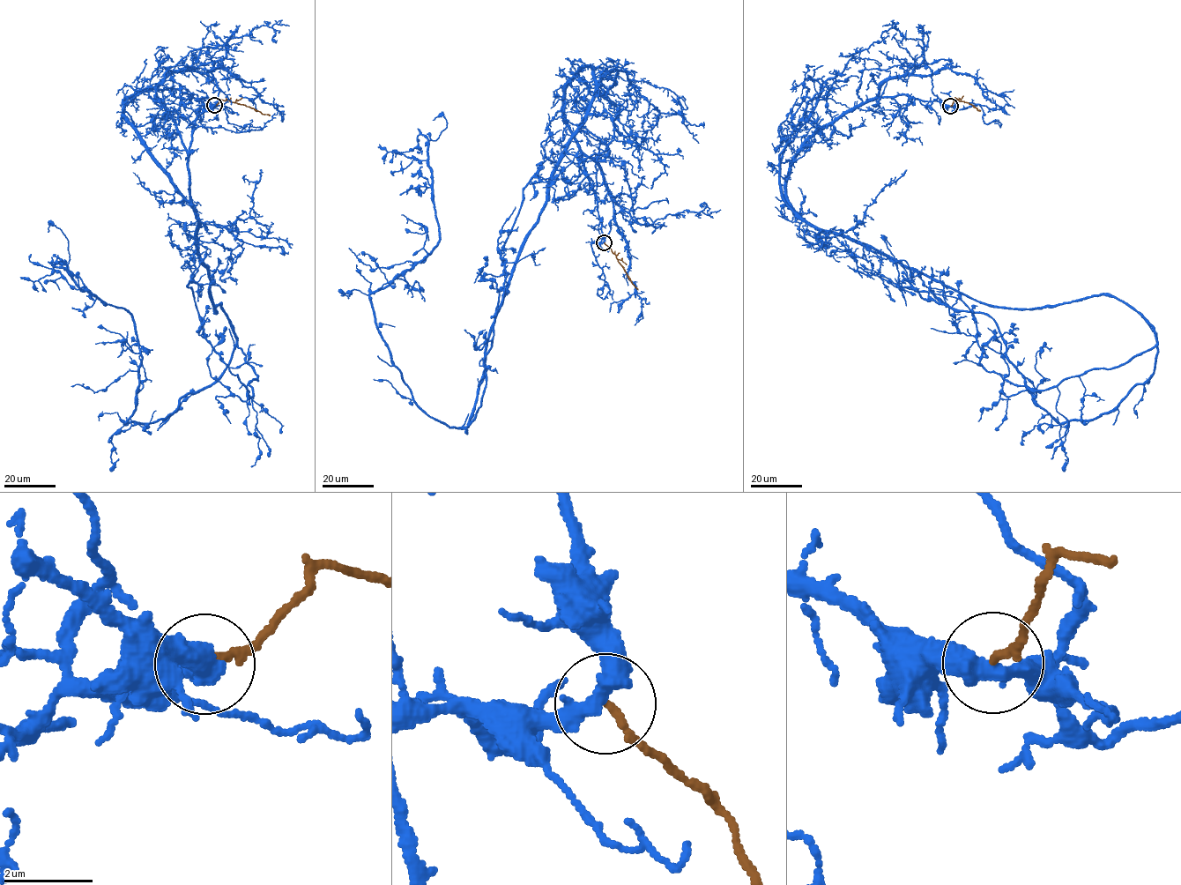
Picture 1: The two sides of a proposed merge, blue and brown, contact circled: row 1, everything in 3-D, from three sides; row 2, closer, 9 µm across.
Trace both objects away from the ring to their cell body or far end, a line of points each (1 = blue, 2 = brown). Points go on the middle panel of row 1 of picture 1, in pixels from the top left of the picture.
1: (604, 242), (562, 97), (590, 65), (449, 427), (369, 295), (437, 246), (427, 138), (384, 163)
2: (604, 242), (615, 255), (638, 290)

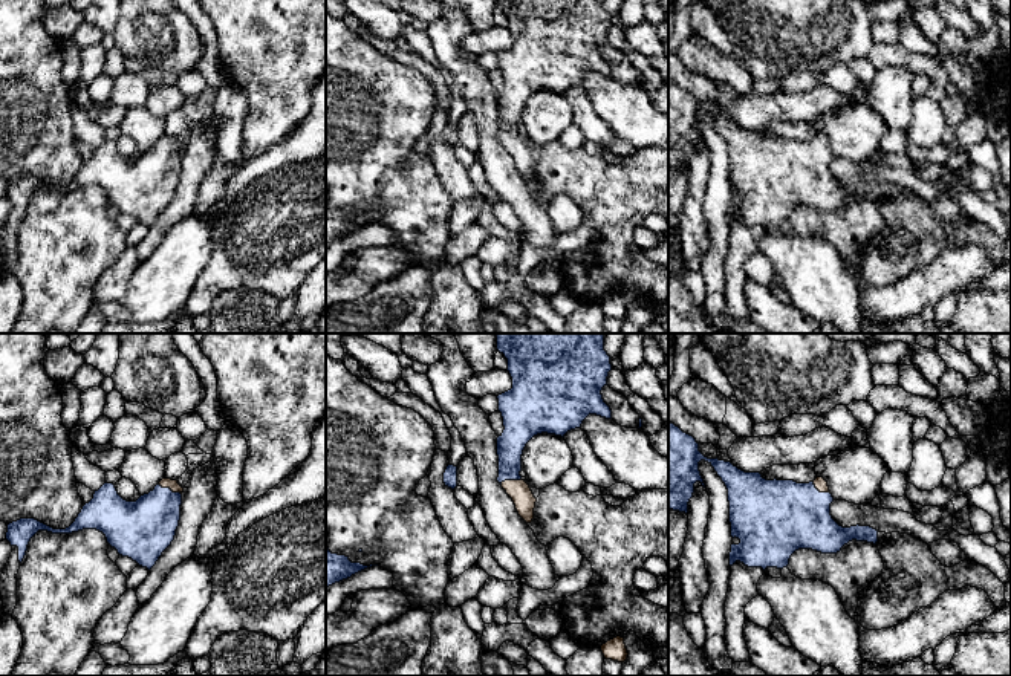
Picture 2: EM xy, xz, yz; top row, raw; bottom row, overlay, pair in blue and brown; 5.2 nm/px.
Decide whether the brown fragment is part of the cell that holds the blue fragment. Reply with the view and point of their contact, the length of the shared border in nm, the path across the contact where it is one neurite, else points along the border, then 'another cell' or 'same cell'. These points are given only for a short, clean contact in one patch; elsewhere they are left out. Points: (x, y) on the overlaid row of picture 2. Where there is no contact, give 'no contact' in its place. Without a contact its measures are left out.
contact xy (169, 488); length 130 nm; way xy (146, 528), (159, 511), (169, 488), (173, 485); same cell

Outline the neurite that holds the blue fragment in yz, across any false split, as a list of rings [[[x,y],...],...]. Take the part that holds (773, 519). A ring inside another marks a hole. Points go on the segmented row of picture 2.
[[[668,421],[668,509],[688,512],[688,502],[694,492],[694,483],[701,482],[705,488],[704,479],[699,471],[699,462],[708,462],[717,476],[722,479],[728,489],[730,502],[730,523],[731,523],[731,537],[739,538],[739,544],[731,544],[730,552],[730,566],[736,561],[743,563],[748,567],[788,567],[791,555],[798,549],[812,549],[821,554],[837,554],[844,544],[852,540],[867,541],[876,544],[878,531],[870,526],[840,526],[831,515],[831,503],[834,497],[829,491],[827,482],[823,477],[817,477],[809,483],[797,483],[794,480],[766,480],[760,473],[745,473],[734,466],[731,462],[708,459],[699,451],[699,444],[696,439],[684,433],[679,427]]]

